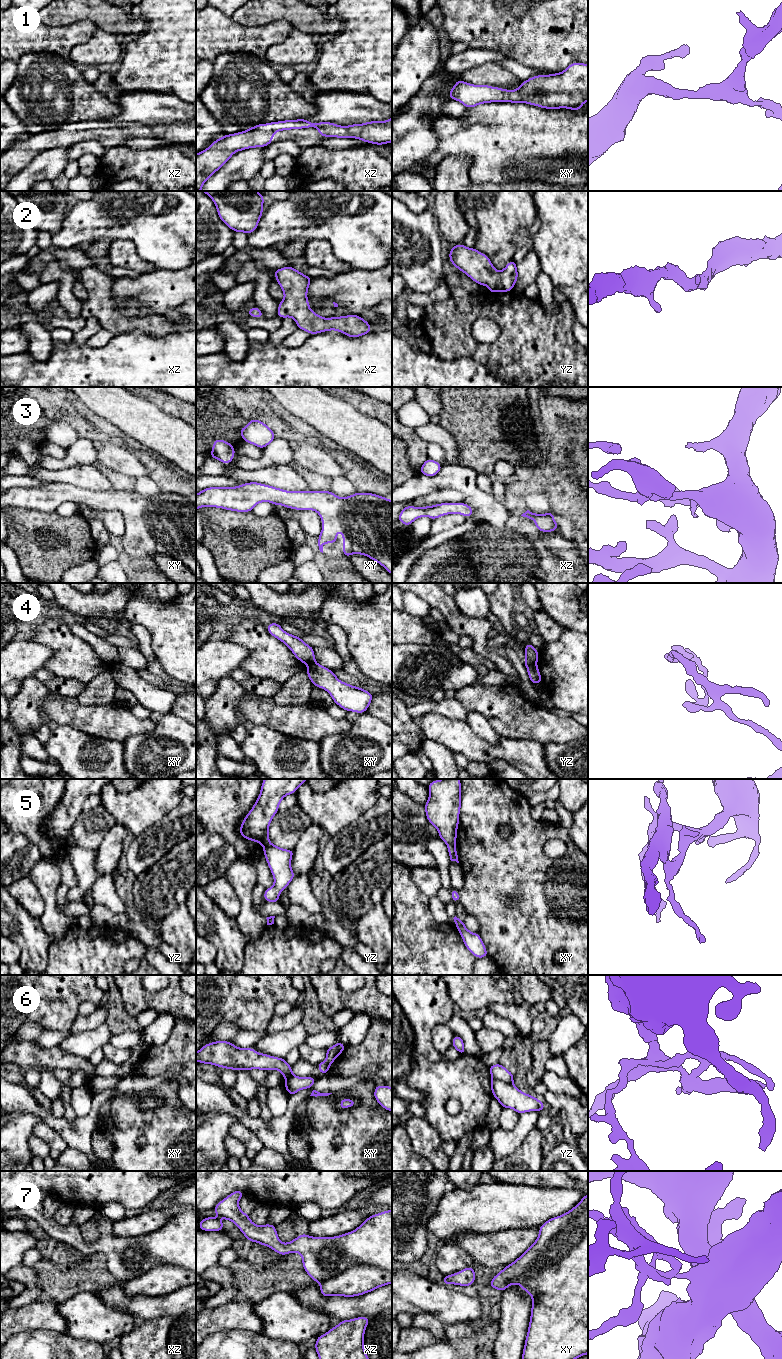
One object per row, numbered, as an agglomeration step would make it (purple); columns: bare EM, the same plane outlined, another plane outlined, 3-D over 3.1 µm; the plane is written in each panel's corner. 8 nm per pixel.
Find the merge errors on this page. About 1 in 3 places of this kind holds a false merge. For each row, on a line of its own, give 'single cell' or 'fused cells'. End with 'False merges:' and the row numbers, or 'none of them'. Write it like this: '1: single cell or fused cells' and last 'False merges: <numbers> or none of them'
1: single cell
2: single cell
3: single cell
4: fused cells
5: fused cells
6: fused cells
7: single cell
False merges: 4, 5, 6

